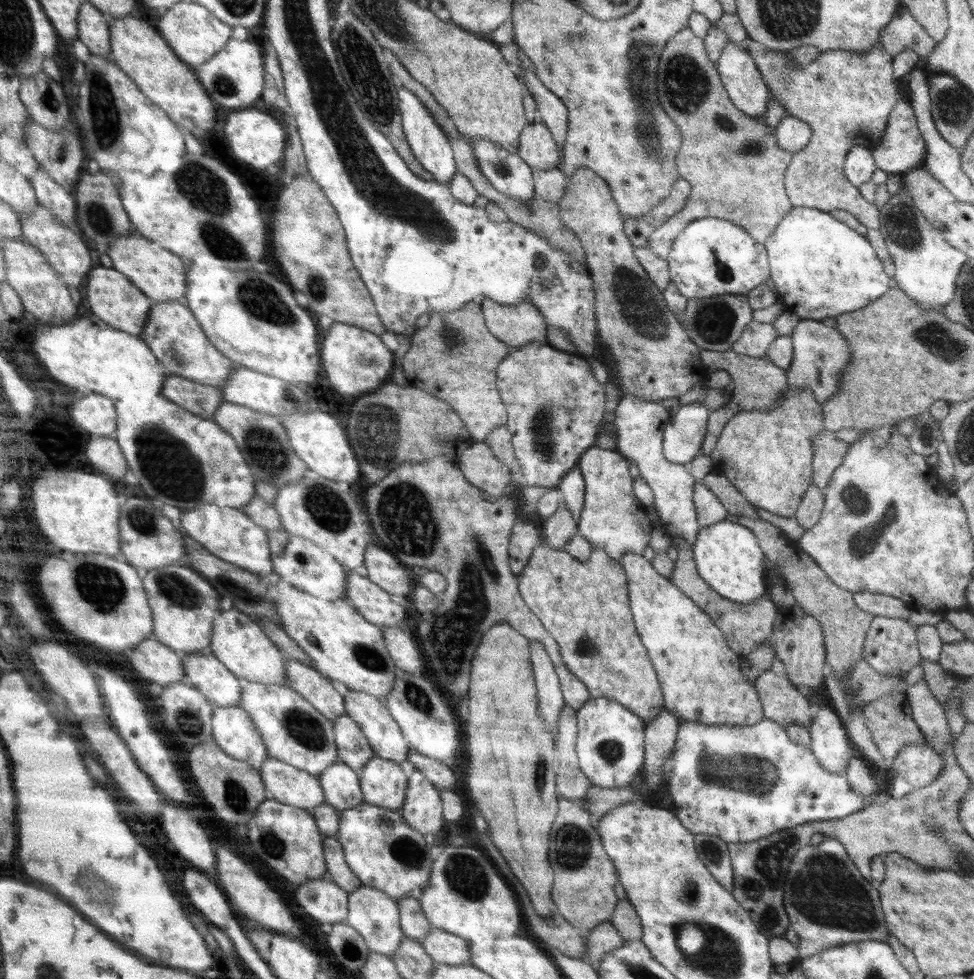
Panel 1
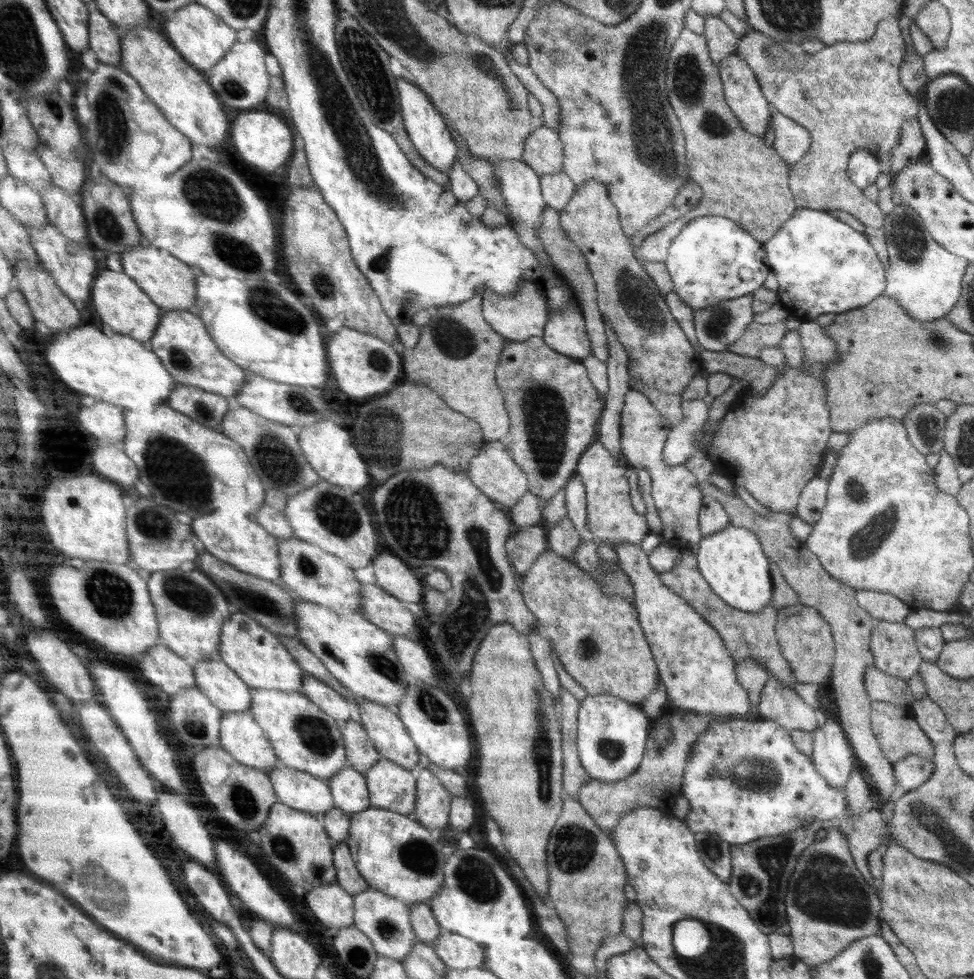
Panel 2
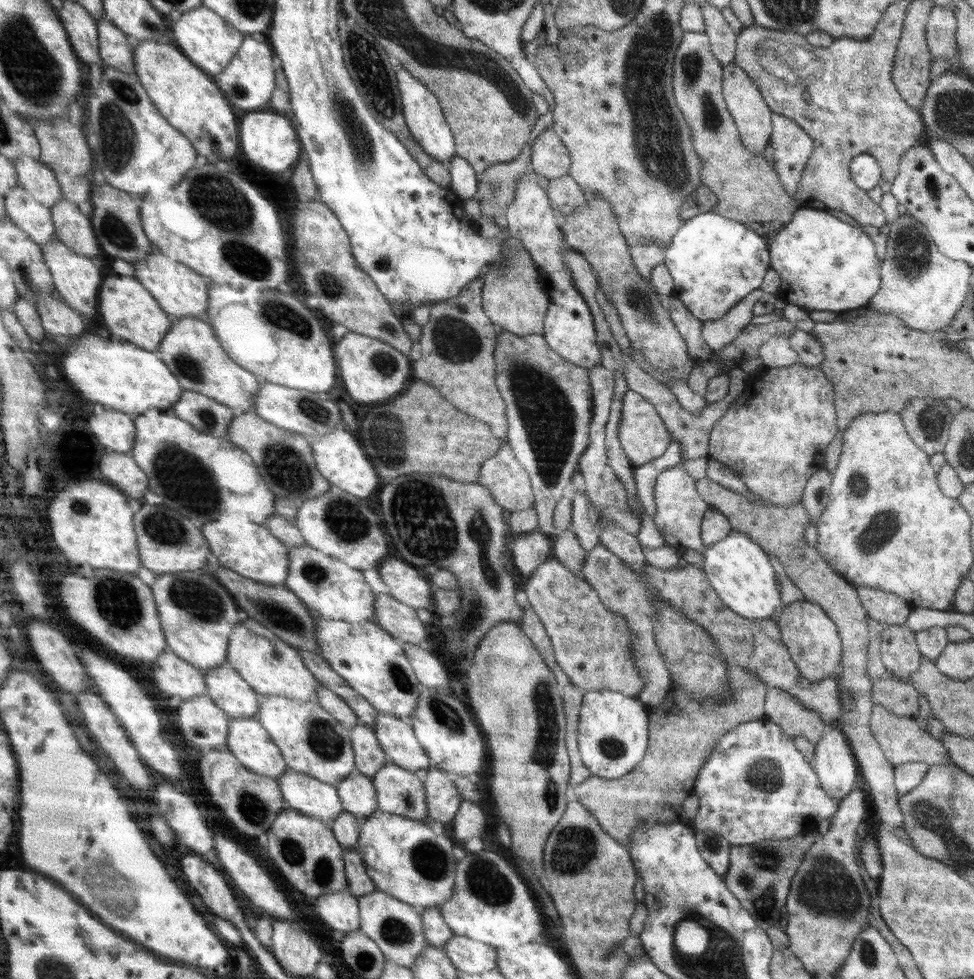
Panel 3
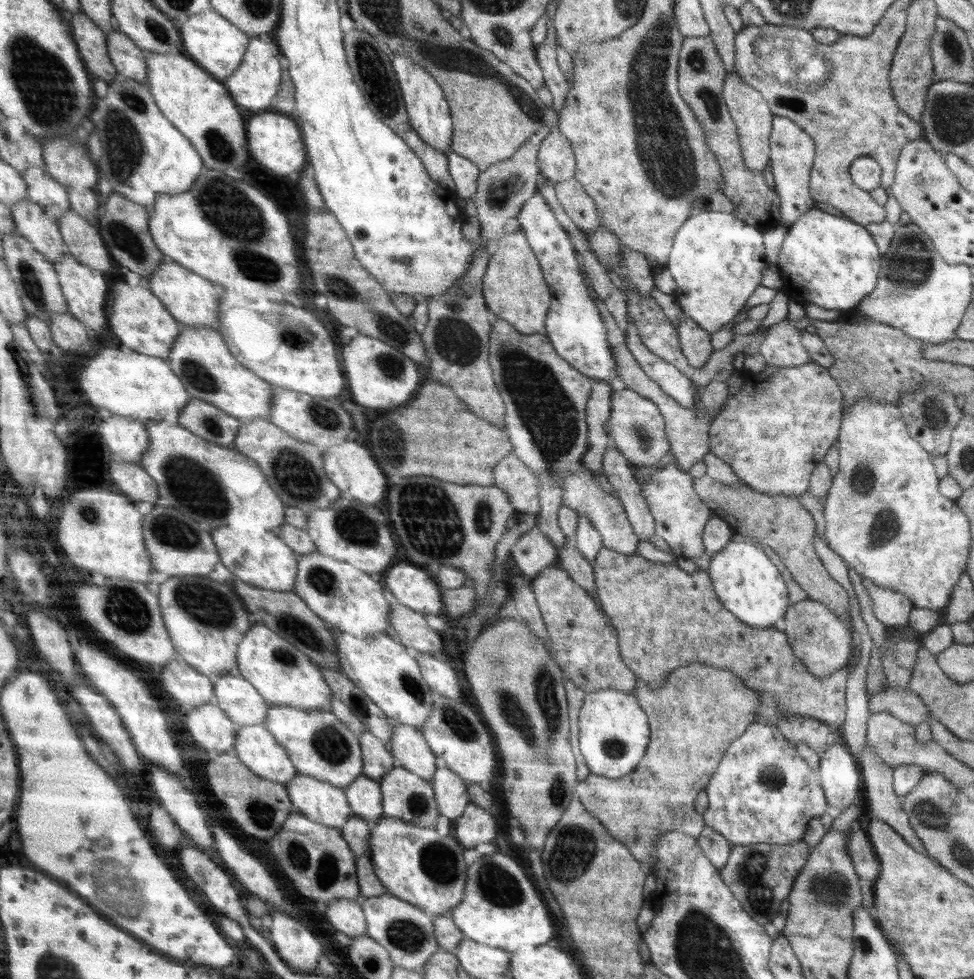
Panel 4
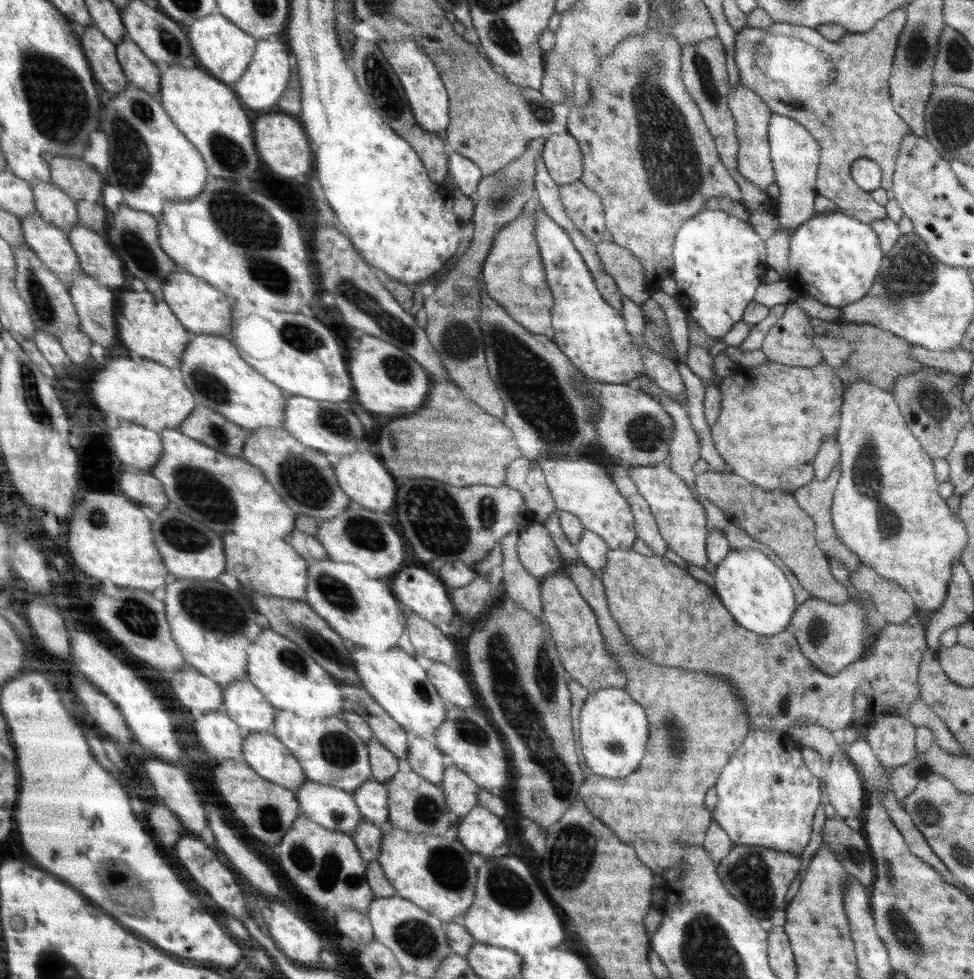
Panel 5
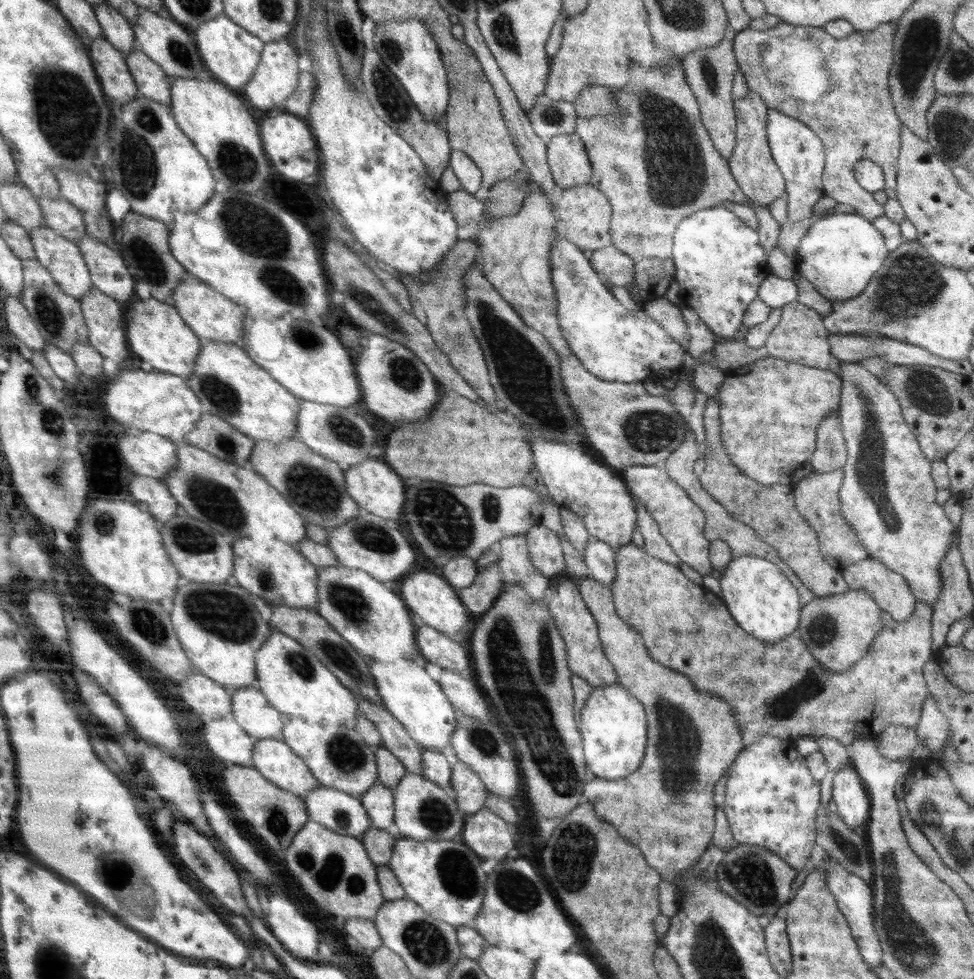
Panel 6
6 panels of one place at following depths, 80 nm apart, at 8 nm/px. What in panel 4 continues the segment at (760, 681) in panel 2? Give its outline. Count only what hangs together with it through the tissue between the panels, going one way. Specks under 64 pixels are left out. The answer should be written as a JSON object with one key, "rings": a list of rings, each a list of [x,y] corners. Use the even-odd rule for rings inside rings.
{"rings":[[[692,663],[691,666],[679,667],[673,671],[658,690],[650,690],[646,682],[640,680],[638,688],[630,694],[638,699],[642,710],[647,714],[650,740],[645,755],[638,766],[622,778],[609,779],[590,773],[576,785],[574,795],[616,840],[624,844],[643,870],[649,872],[655,862],[653,846],[659,836],[673,830],[696,839],[701,835],[705,822],[703,816],[696,812],[694,801],[698,793],[704,791],[729,744],[756,721],[760,693],[746,687],[740,677],[728,670]]]}

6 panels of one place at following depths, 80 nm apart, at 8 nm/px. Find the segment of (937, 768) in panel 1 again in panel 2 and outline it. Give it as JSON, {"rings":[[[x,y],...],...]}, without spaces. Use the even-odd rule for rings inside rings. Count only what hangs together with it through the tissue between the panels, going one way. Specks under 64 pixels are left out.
{"rings":[[[909,754],[893,764],[893,771],[896,782],[908,792],[924,784],[934,767],[932,759]]]}

